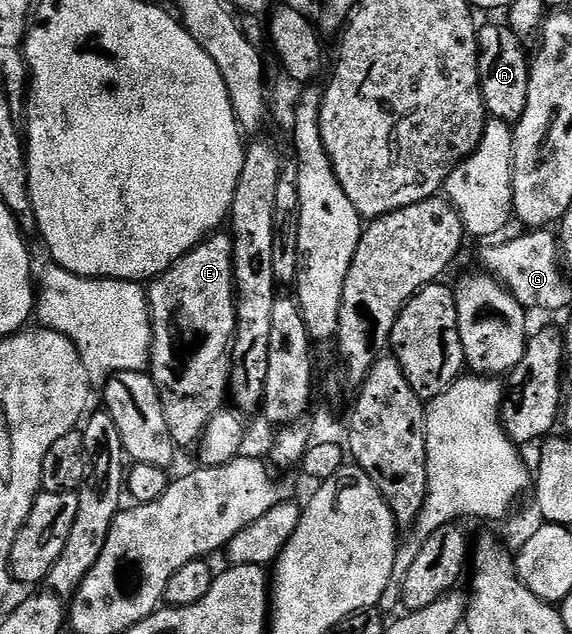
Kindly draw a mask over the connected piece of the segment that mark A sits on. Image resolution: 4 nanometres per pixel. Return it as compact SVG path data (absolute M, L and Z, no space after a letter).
M509 24L486 27L483 25L479 29L478 75L480 76L480 92L486 105L487 115L498 124L513 124L518 122L520 116L524 116L524 108L528 108L528 80L530 79L531 59L528 57L528 50L526 54L526 50L522 46L525 46L523 39L518 38L516 32L512 32Z

